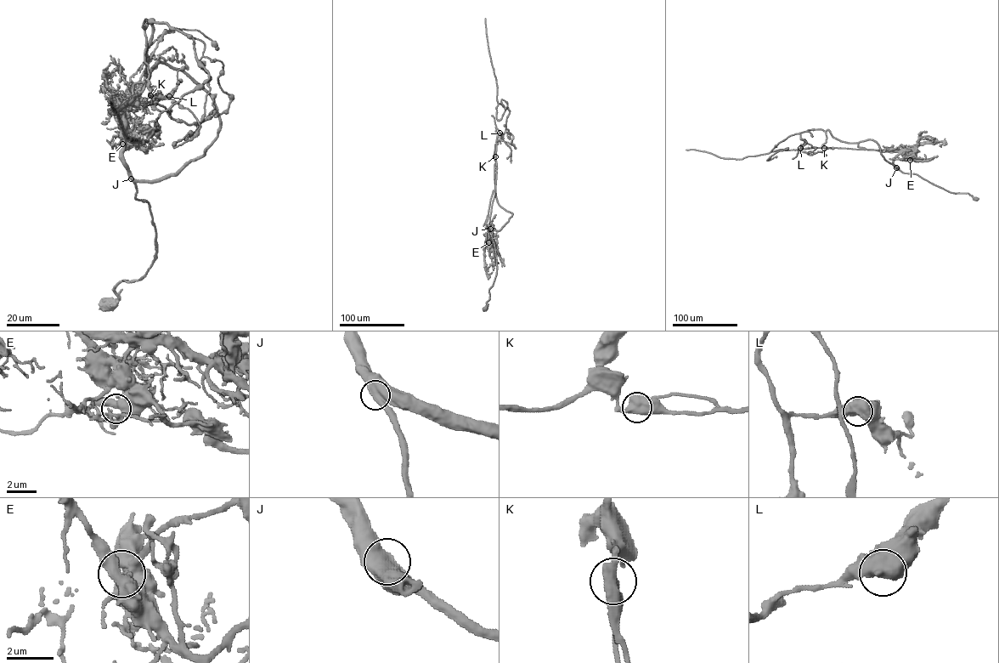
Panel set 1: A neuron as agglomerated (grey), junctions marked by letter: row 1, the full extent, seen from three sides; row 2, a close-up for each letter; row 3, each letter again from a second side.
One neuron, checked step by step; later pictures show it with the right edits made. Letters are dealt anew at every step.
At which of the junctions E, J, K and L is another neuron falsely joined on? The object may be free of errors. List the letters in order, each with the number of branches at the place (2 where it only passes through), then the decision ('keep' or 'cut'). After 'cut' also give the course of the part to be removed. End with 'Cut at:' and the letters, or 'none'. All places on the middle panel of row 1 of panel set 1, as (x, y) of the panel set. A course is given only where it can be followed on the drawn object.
E: branches 2; keep
J: branches 2; keep
K: branches 2; keep
L: branches 2; keep
Cut at: none

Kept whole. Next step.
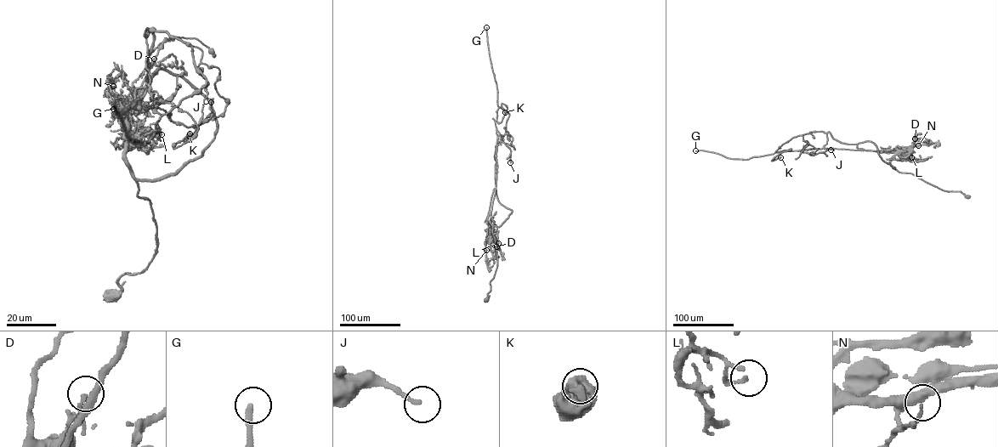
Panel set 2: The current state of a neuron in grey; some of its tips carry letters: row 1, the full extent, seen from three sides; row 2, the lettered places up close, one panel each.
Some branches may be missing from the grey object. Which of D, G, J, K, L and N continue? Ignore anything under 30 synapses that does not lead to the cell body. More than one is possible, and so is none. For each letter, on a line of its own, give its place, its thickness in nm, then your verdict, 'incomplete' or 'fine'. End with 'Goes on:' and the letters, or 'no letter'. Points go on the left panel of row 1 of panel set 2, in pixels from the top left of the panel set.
D: at (154, 59); 120 nm thick; fine
G: at (113, 109); 280 nm thick; incomplete
J: at (211, 102); 150 nm thick; fine
K: at (189, 133); 600 nm thick; fine
L: at (161, 134); 120 nm thick; fine
N: at (113, 86); 100 nm thick; fine
Goes on: G

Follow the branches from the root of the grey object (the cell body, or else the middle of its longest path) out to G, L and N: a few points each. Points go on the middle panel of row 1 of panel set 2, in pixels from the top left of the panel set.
G: (486, 299), (497, 263), (492, 226), (487, 220), (496, 189), (494, 155), (509, 114), (497, 104), (486, 27)
L: (486, 299), (497, 263), (492, 226), (489, 222), (490, 236), (498, 243)
N: (486, 299), (497, 263), (495, 239), (490, 222), (486, 250)

